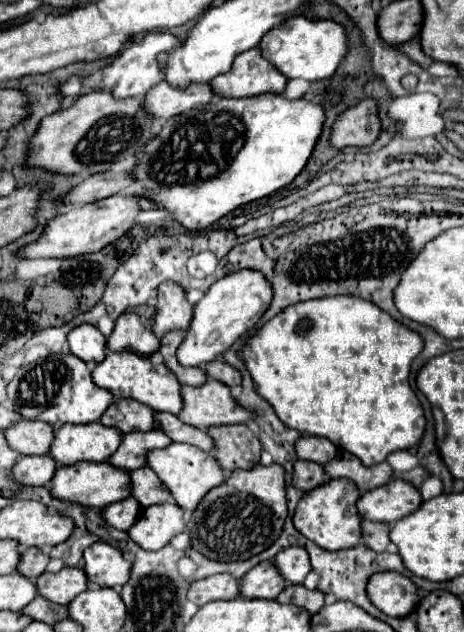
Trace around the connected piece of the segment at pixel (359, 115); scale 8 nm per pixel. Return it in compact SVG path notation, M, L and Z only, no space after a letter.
M367 98L347 108L335 118L329 134L329 144L331 148L337 150L349 146L363 148L373 144L379 134L381 134L381 124L377 118L377 104L375 100Z

